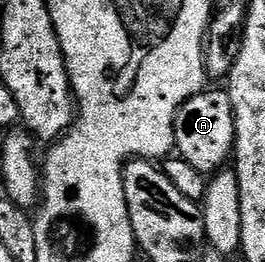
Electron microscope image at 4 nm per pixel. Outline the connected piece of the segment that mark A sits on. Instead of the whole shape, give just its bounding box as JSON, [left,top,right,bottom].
[174,88,236,175]

